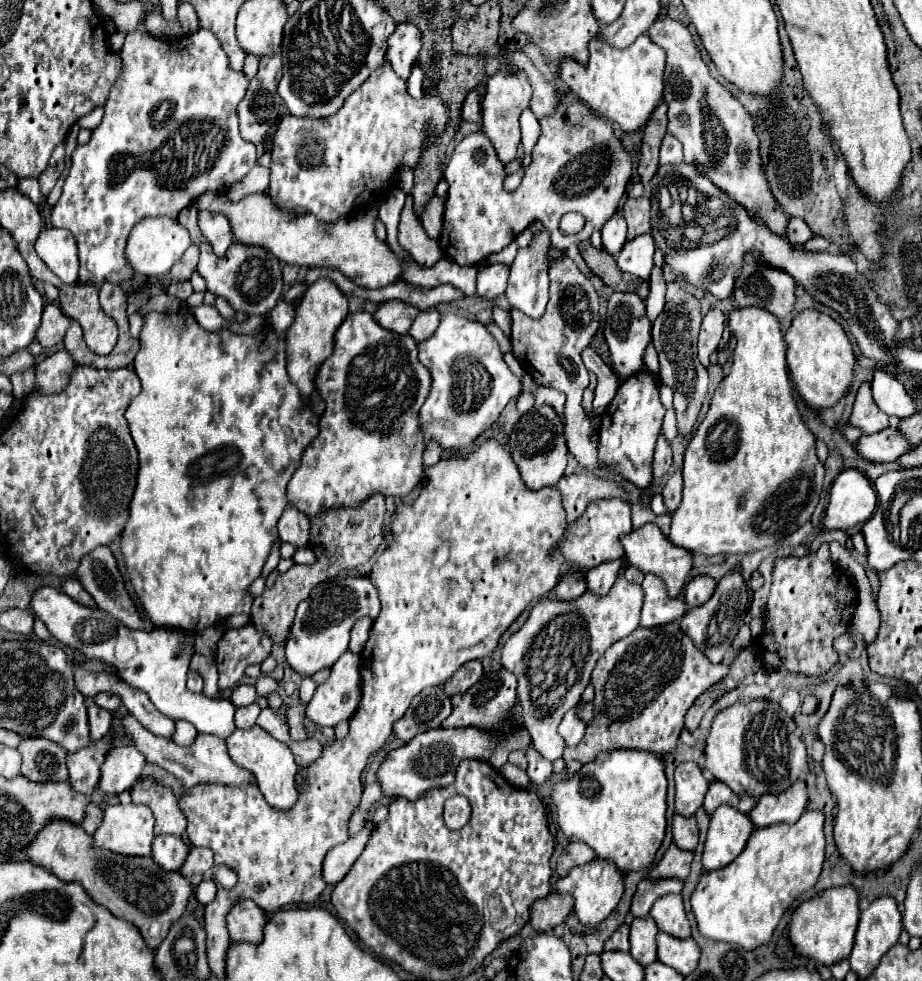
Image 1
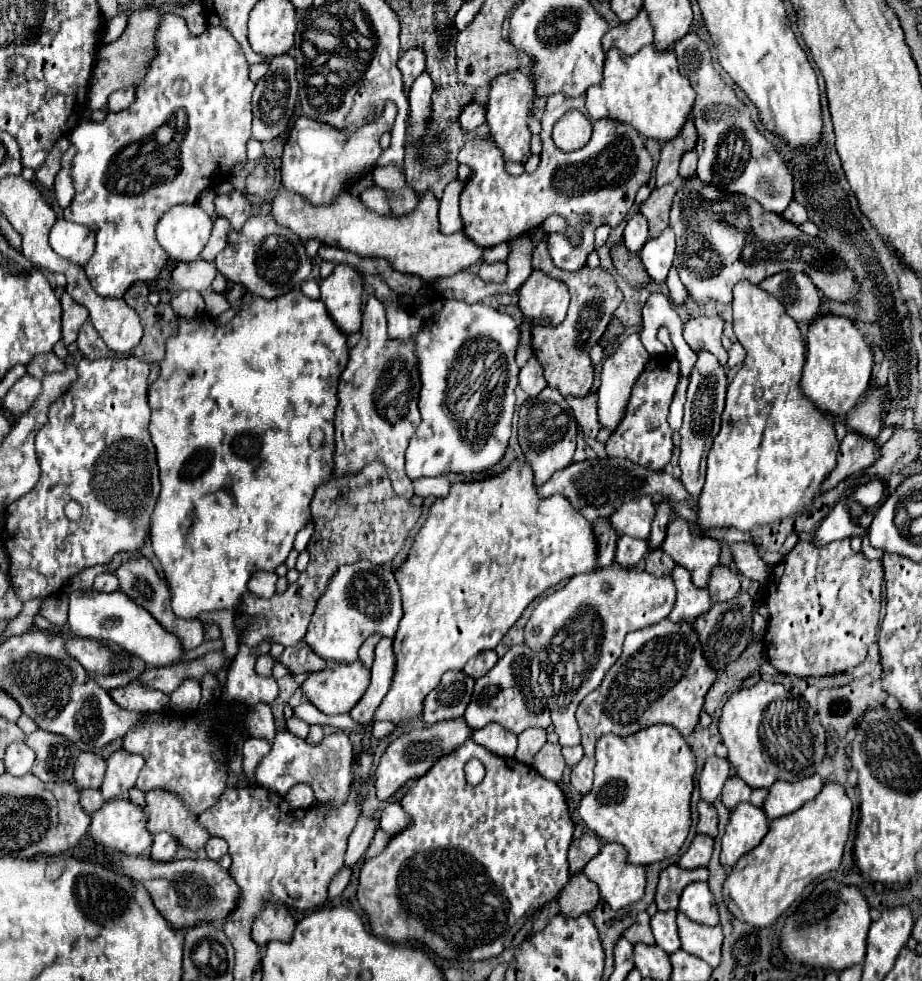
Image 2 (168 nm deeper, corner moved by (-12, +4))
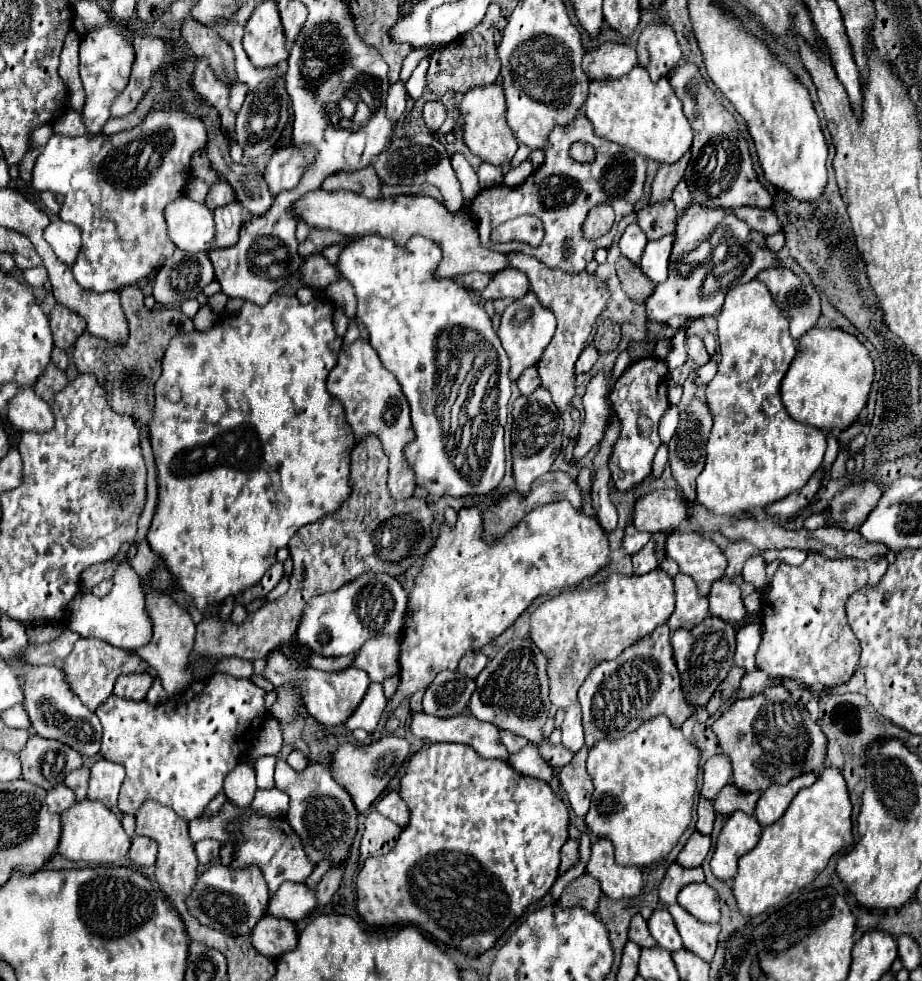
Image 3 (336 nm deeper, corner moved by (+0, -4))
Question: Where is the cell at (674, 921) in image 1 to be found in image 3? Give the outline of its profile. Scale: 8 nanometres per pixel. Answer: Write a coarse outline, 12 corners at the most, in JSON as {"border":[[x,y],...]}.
{"border":[[686,884],[678,902],[700,922],[720,920],[718,892]]}

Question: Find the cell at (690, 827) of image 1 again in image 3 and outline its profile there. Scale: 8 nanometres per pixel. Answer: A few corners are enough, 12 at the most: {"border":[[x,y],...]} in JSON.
{"border":[[700,796],[696,830],[710,834],[716,810],[712,800]]}

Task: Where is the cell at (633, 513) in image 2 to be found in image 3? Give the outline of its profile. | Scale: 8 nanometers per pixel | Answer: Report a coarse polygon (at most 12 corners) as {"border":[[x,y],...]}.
{"border":[[678,488],[642,496],[634,506],[638,530],[676,530],[688,518]]}

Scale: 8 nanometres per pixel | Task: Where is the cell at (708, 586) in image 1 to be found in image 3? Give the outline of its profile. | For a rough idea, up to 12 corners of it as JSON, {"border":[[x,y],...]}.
{"border":[[720,580],[710,590],[710,614],[742,622],[738,584]]}

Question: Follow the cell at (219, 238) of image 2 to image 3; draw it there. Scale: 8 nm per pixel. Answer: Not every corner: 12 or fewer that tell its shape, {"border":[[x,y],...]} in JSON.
{"border":[[238,200],[214,210],[216,246],[238,242],[244,224]]}

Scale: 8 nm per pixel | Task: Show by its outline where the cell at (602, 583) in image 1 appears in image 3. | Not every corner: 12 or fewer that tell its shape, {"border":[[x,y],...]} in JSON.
{"border":[[626,526],[622,546],[630,554],[646,546],[652,534]]}

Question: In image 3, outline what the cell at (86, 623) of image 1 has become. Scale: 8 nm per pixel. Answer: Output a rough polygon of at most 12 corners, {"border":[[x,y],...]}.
{"border":[[128,558],[104,598],[82,592],[66,626],[136,650],[152,638],[146,592]]}

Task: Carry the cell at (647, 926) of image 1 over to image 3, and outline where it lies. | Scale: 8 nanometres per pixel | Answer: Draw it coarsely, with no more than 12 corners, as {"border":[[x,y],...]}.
{"border":[[668,908],[654,910],[650,934],[660,948],[680,950],[680,934]]}

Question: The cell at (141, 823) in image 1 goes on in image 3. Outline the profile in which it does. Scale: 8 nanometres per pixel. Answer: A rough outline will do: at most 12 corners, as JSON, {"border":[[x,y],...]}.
{"border":[[86,798],[60,814],[56,852],[112,864],[132,840],[110,808]]}

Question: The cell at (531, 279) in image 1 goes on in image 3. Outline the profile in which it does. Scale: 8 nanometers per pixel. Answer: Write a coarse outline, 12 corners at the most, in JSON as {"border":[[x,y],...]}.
{"border":[[532,292],[504,310],[498,338],[510,380],[542,358],[554,314]]}

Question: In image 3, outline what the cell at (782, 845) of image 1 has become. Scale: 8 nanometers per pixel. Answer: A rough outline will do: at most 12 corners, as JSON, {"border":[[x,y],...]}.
{"border":[[838,768],[796,794],[738,862],[734,896],[756,916],[852,846]]}

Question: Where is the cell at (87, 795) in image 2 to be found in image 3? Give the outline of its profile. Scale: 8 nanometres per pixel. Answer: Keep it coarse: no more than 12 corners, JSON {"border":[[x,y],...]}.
{"border":[[64,784],[46,792],[52,812],[64,812],[74,802],[74,792]]}

